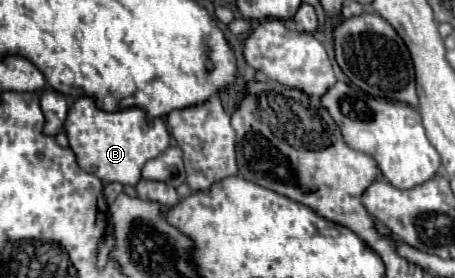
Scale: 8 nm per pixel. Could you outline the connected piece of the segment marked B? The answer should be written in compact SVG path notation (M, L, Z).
M78 98L70 106L64 130L70 142L70 150L76 154L78 166L86 172L96 174L102 182L120 182L134 186L142 178L144 164L160 156L170 146L170 134L160 118L148 126L142 110L130 108L122 112L104 112L92 104L92 98Z

